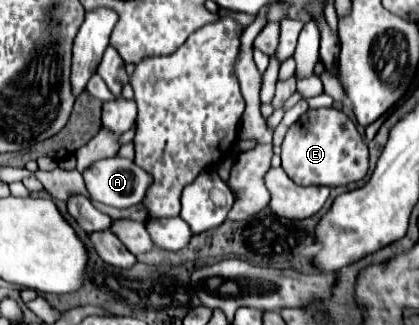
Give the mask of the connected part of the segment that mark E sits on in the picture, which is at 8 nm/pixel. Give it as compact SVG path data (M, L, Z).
M339 108L307 110L289 130L281 144L281 162L287 176L297 186L347 186L365 178L369 170L367 142L357 132L353 120Z

